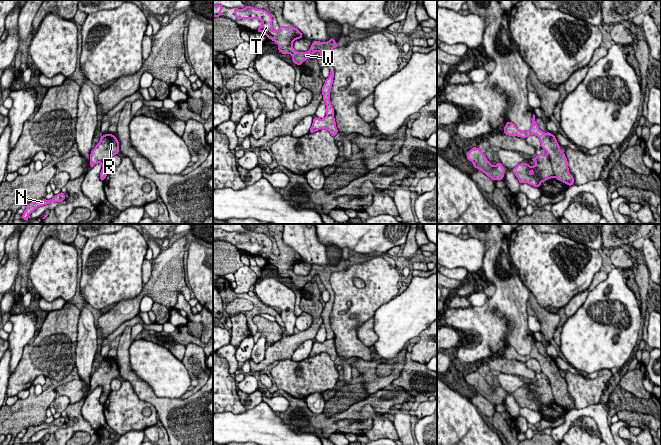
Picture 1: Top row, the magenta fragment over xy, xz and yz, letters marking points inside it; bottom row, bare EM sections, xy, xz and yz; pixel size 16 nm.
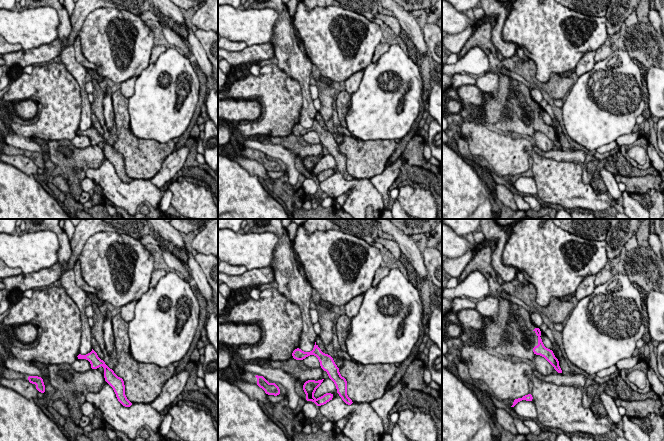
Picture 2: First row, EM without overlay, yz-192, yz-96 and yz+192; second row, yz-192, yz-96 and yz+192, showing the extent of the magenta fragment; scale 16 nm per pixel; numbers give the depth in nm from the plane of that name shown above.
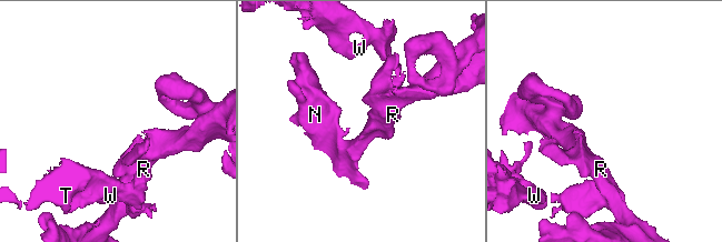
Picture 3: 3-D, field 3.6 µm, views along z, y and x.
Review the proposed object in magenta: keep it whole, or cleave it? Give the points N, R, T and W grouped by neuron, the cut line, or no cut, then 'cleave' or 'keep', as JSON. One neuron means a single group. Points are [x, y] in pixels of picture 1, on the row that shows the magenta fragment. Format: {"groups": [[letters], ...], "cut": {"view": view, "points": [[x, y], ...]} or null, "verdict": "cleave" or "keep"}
{"groups": [["N", "R"], ["T", "W"]], "cut": {"view": "yz", "points": [[548, 158], [555, 176]]}, "verdict": "cleave"}

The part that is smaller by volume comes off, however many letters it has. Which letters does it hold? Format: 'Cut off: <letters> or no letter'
Cut off: T, W

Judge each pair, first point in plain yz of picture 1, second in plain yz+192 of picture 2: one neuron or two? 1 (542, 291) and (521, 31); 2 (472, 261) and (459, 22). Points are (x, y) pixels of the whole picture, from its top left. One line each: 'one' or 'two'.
1: one
2: one

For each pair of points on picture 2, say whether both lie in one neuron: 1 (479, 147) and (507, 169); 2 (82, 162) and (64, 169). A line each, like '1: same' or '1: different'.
1: same
2: same

